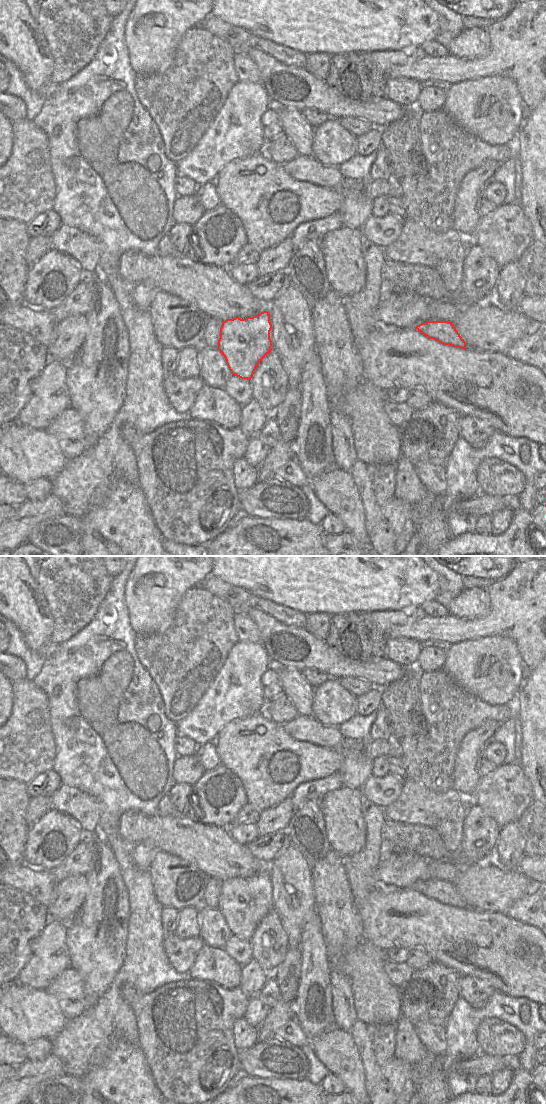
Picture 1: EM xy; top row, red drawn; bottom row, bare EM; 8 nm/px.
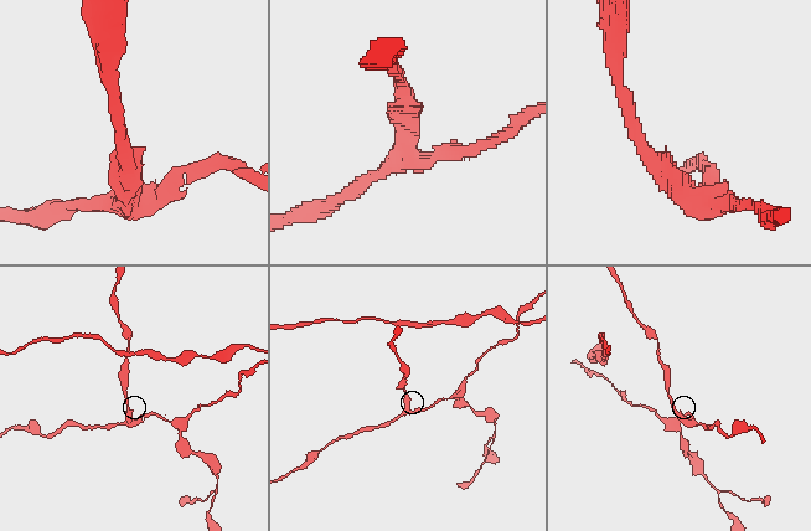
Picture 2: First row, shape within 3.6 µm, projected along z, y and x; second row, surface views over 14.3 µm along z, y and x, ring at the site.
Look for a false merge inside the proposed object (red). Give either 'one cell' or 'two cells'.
two cells

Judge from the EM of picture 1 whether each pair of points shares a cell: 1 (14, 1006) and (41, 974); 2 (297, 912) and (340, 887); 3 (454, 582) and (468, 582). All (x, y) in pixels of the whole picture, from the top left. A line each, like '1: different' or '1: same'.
1: different
2: different
3: different

